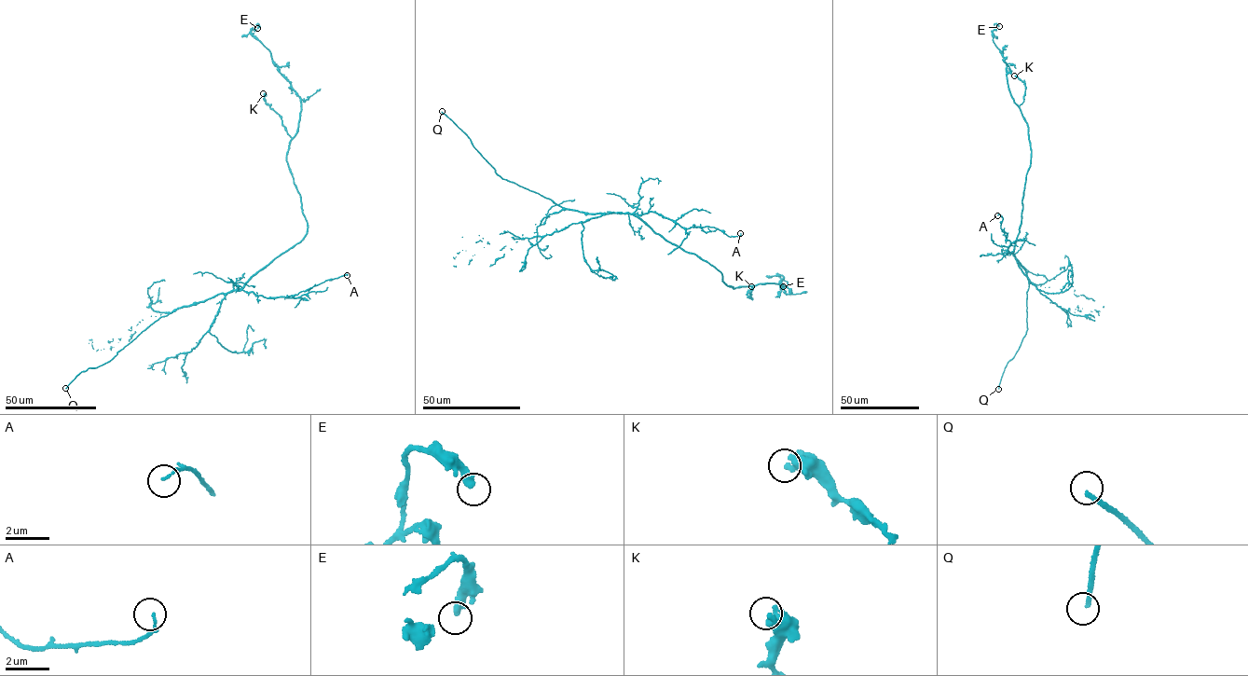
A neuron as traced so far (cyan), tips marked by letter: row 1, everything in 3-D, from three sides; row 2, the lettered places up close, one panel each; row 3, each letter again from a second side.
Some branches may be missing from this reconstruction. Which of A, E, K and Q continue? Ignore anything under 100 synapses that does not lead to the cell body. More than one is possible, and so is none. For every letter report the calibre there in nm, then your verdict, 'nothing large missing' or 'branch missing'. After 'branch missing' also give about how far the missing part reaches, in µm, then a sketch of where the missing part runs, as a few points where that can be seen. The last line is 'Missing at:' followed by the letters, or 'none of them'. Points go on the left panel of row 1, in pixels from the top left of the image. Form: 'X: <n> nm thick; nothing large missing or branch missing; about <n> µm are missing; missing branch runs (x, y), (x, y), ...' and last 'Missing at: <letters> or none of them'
A: 100 nm thick; nothing large missing
E: 280 nm thick; nothing large missing
K: 170 nm thick; nothing large missing
Q: 200 nm thick; branch missing; about 50 µm are missing; missing branch runs (65, 388), (39, 393), (19, 379), (8, 377), (3, 371), (5, 370)
Missing at: Q

